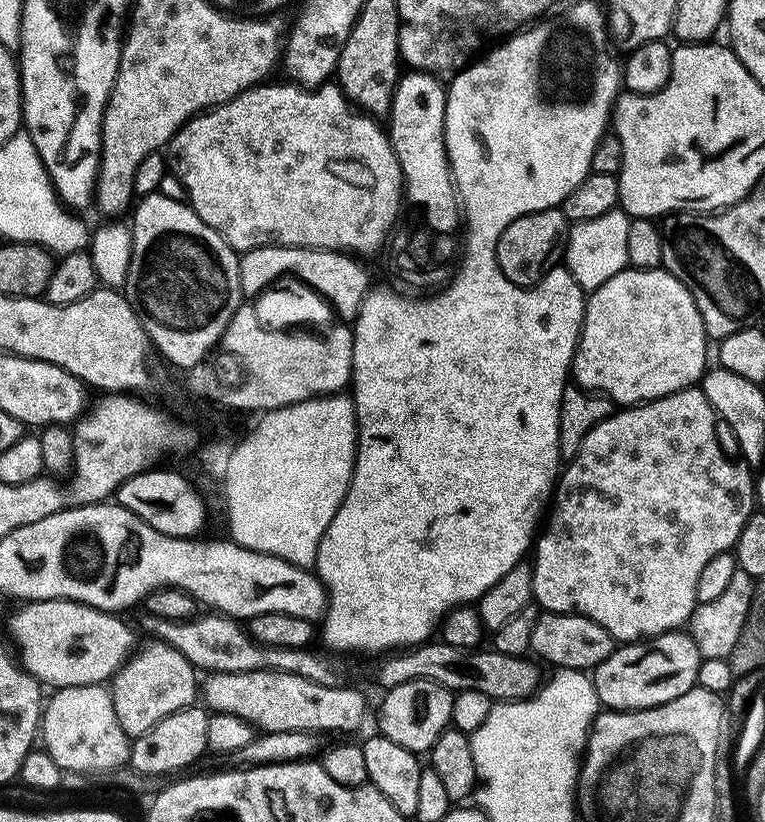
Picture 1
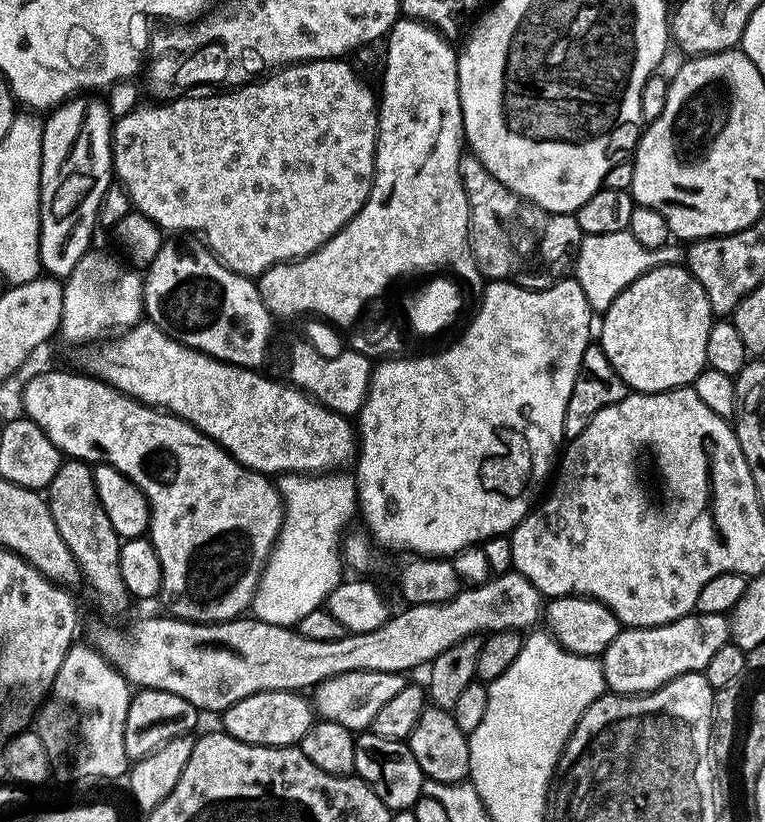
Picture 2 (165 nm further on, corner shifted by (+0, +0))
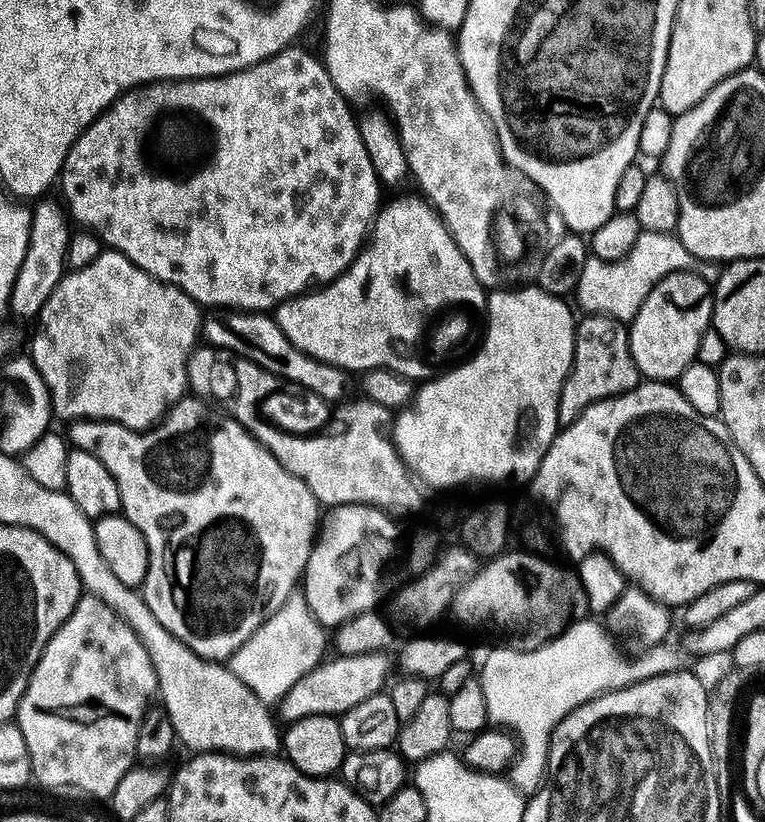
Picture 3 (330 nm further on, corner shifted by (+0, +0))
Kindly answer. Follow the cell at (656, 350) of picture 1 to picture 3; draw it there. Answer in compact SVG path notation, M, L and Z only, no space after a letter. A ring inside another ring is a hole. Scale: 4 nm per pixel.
M675 272L666 277L646 298L642 310L633 318L629 348L641 377L648 382L676 382L692 364L697 363L698 346L712 328L714 288L703 276Z

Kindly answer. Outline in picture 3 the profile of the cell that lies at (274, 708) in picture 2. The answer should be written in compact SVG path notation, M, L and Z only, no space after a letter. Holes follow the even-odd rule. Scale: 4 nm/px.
M379 652L361 656L337 655L336 660L329 659L310 674L306 674L306 678L302 678L302 682L298 682L298 686L294 686L284 696L278 705L281 716L279 719L284 719L284 724L289 726L315 716L343 718L350 710L354 710L354 706L362 706L366 698L379 696L389 687L388 675L392 668L394 672L394 660L390 657L391 655Z

